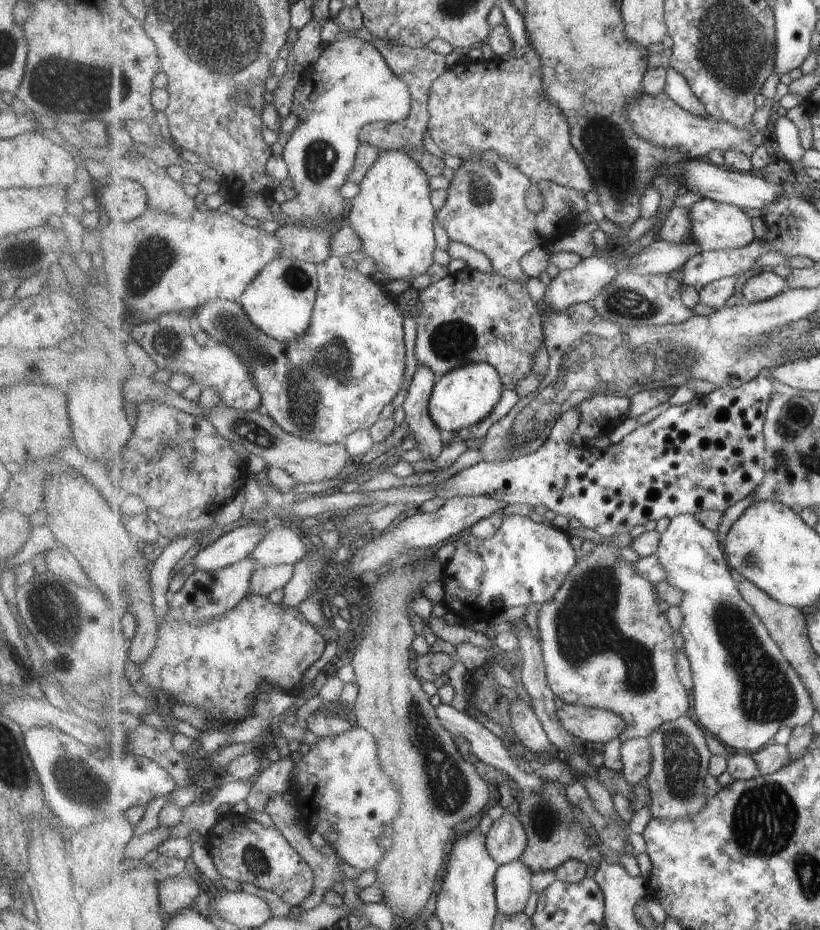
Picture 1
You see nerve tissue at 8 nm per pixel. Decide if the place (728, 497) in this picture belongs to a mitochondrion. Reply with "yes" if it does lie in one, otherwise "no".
no

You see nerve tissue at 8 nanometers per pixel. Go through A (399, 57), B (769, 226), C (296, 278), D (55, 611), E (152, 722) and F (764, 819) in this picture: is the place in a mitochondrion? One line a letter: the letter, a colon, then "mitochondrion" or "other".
A: other
B: other
C: mitochondrion
D: mitochondrion
E: other
F: mitochondrion

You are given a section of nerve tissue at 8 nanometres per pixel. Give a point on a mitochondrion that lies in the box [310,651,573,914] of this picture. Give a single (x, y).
(449, 791)

